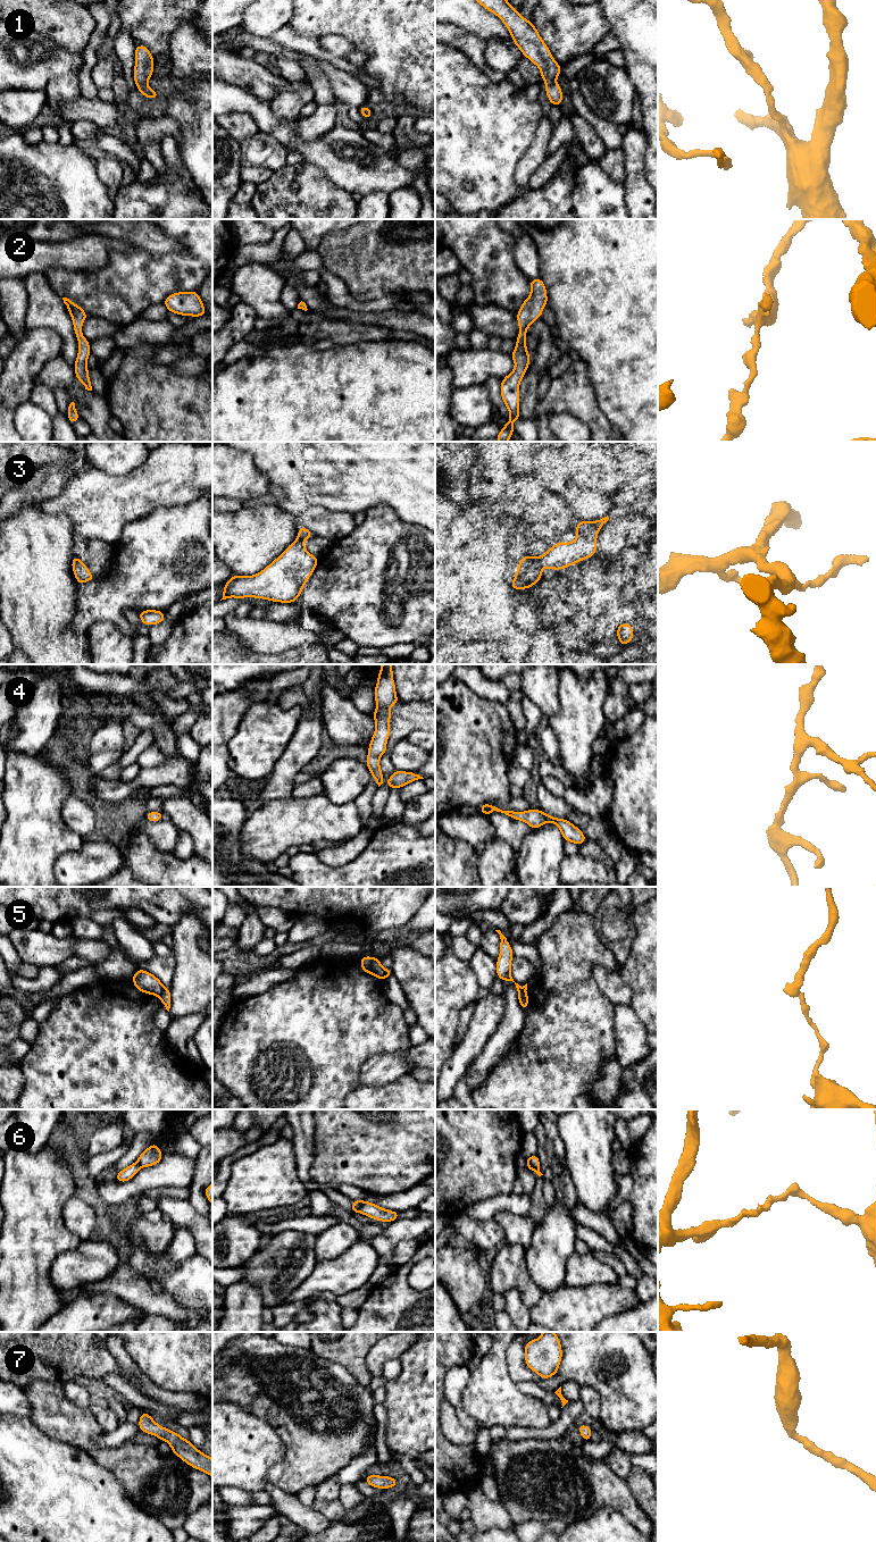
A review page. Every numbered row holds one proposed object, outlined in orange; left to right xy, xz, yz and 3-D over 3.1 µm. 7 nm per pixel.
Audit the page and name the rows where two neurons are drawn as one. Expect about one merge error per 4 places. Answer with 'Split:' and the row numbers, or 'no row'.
Split: 5, 6

